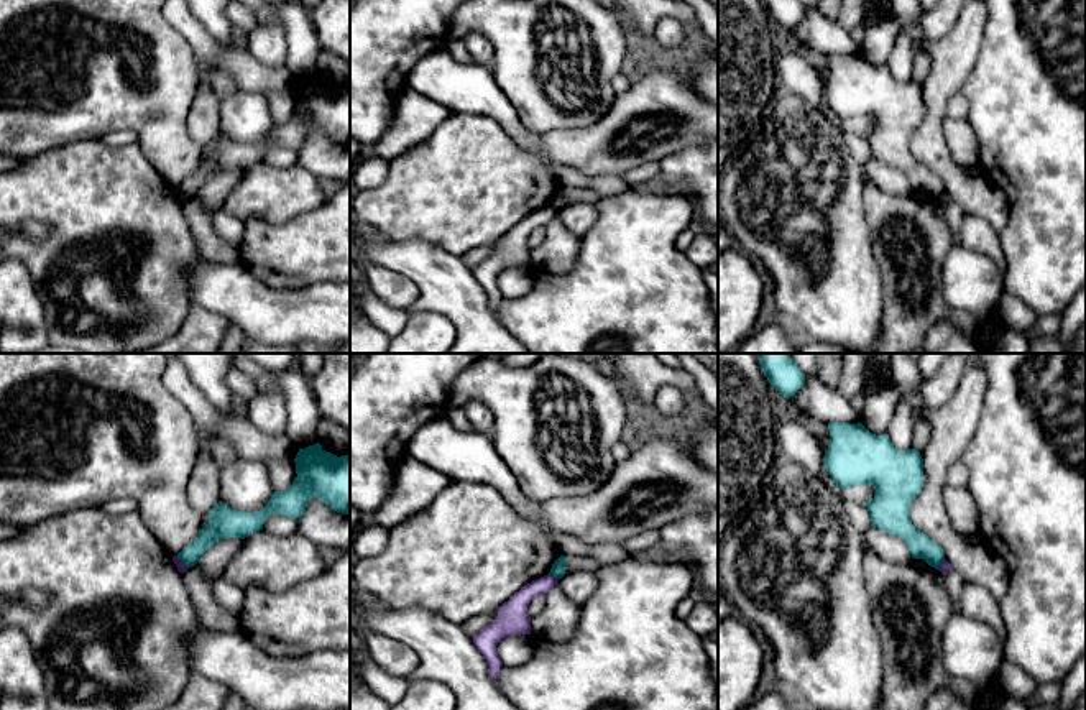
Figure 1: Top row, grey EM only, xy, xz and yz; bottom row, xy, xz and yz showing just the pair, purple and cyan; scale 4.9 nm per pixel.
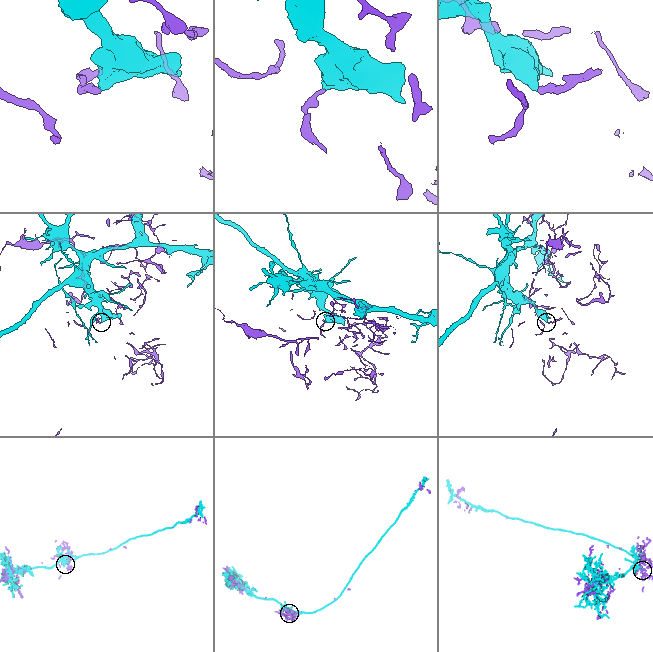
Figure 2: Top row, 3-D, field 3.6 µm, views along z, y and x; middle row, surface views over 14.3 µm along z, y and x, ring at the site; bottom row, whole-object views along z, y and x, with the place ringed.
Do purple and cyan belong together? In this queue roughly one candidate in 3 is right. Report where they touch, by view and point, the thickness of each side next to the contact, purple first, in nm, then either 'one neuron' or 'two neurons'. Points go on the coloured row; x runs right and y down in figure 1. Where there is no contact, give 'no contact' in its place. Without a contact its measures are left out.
xz (552, 576) | 120/70 nm | two neurons

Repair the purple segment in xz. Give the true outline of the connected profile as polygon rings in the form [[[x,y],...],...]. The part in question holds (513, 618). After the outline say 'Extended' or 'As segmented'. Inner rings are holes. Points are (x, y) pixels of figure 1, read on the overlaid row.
[[[549,572],[547,575],[524,585],[498,608],[495,621],[473,638],[476,649],[486,659],[490,677],[495,682],[503,667],[496,652],[498,643],[508,636],[531,634],[527,605],[537,595],[545,595],[554,585],[557,585],[557,582],[559,579]]]. As segmented

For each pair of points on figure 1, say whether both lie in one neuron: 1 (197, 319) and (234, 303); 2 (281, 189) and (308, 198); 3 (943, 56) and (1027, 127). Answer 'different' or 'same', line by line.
1: different
2: same
3: different

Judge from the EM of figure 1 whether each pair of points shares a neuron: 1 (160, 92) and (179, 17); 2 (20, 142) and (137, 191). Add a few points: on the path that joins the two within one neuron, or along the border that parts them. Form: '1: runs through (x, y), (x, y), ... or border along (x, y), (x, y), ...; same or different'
1: border along (165, 17), (199, 59); different
2: border along (78, 138), (25, 158); different

